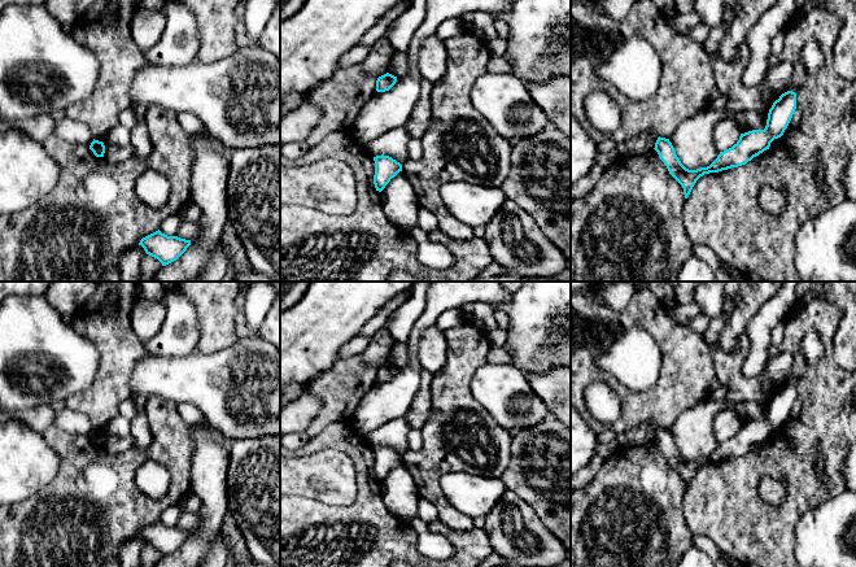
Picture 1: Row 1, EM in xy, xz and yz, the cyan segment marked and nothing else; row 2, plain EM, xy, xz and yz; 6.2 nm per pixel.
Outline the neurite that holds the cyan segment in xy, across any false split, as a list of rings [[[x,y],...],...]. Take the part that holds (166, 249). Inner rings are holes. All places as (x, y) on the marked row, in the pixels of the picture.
[[[160,230],[143,237],[139,243],[147,254],[157,258],[162,266],[176,261],[191,245],[191,240],[167,236]]]

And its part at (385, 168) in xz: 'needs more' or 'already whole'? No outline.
already whole

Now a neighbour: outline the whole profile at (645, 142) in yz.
[[[642,132],[633,139],[620,143],[617,145],[617,152],[621,157],[629,154],[645,154],[655,148],[658,138],[659,136],[654,132]]]

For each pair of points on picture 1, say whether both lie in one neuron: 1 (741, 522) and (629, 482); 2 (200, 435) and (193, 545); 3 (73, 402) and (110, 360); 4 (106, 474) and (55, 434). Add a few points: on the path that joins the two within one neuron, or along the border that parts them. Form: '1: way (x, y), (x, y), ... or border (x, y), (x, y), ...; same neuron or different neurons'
1: border (685, 489), (682, 519), (690, 531); different neurons
2: way (209, 462), (209, 518); same neuron
3: way (86, 401), (110, 376), (110, 373); same neuron
4: way (94, 472), (68, 446); same neuron

